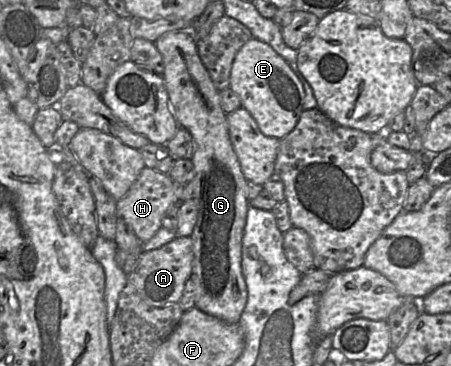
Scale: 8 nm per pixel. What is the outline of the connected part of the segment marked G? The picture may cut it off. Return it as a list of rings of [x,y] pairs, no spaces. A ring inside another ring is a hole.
[[[189,30],[171,31],[160,36],[154,44],[163,59],[161,76],[172,112],[179,126],[190,132],[195,143],[191,160],[198,219],[191,235],[194,256],[190,276],[196,287],[195,306],[224,322],[236,324],[248,297],[241,266],[242,238],[249,208],[247,180],[229,137],[219,91],[199,57],[195,37]]]

